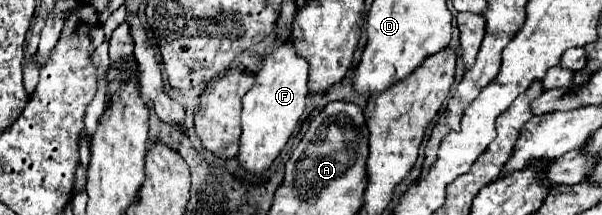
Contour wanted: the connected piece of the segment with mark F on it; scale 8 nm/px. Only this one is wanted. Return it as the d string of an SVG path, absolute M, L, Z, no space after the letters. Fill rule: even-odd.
M289 41L275 47L263 61L259 73L255 73L253 87L243 97L243 113L241 113L241 149L239 149L239 163L243 169L251 173L263 173L271 167L273 159L281 153L287 139L291 137L299 117L305 111L305 97L307 89L307 75L309 65L303 57L295 53Z

